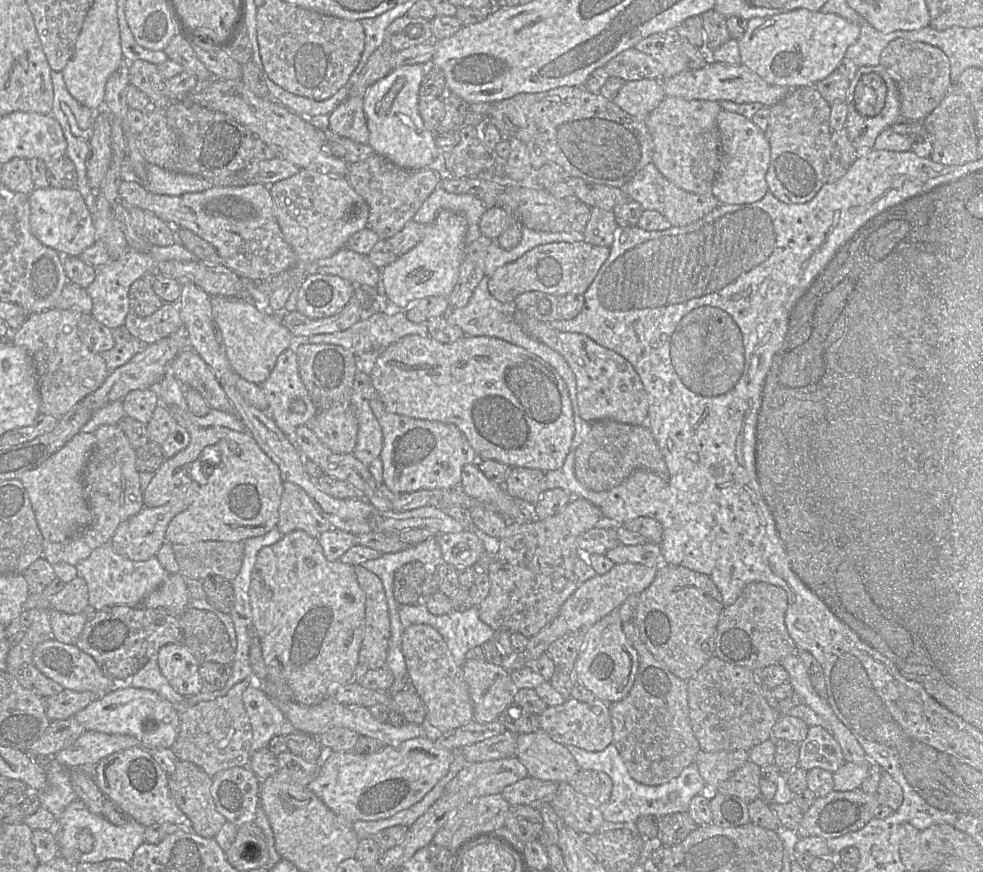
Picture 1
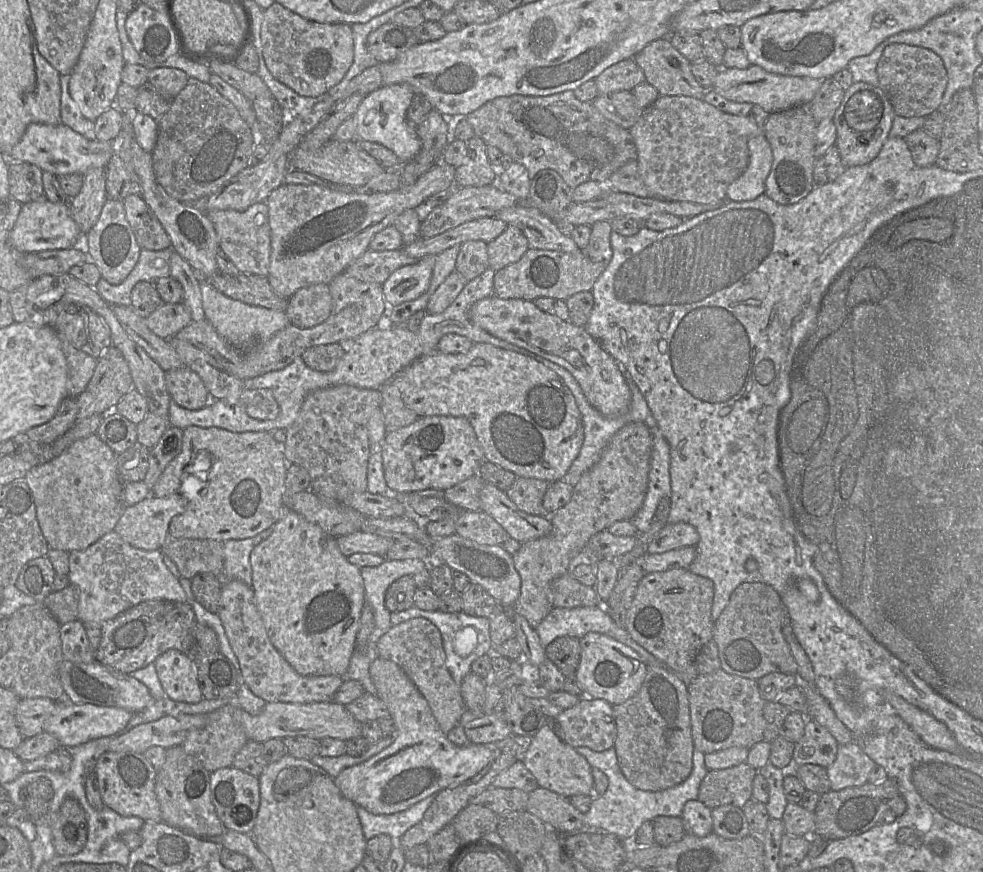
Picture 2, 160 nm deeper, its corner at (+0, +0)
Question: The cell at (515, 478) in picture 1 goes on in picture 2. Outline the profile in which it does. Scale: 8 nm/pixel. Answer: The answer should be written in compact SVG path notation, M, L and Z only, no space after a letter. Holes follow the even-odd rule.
M517 477L506 494L521 511L531 515L548 516L543 507L543 499L549 485L550 483L544 480Z

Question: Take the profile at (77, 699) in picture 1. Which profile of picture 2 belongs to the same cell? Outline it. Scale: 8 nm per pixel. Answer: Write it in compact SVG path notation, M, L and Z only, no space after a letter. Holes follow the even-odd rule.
M48 698L20 699L16 721L24 739L43 732L45 721L56 711L58 702Z

